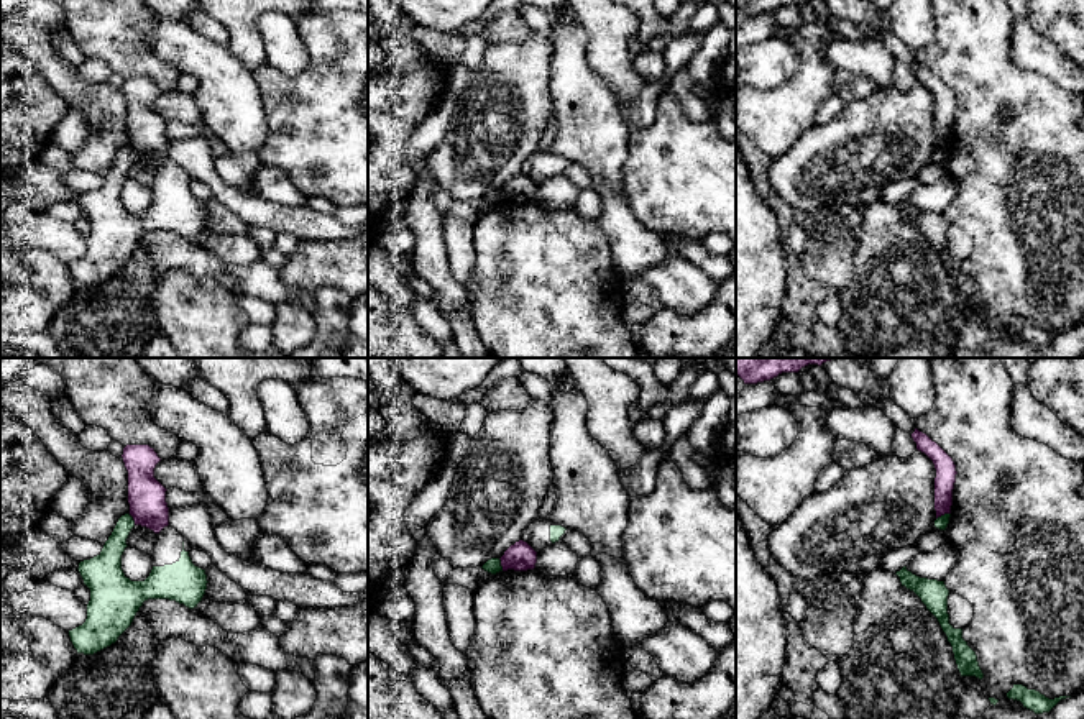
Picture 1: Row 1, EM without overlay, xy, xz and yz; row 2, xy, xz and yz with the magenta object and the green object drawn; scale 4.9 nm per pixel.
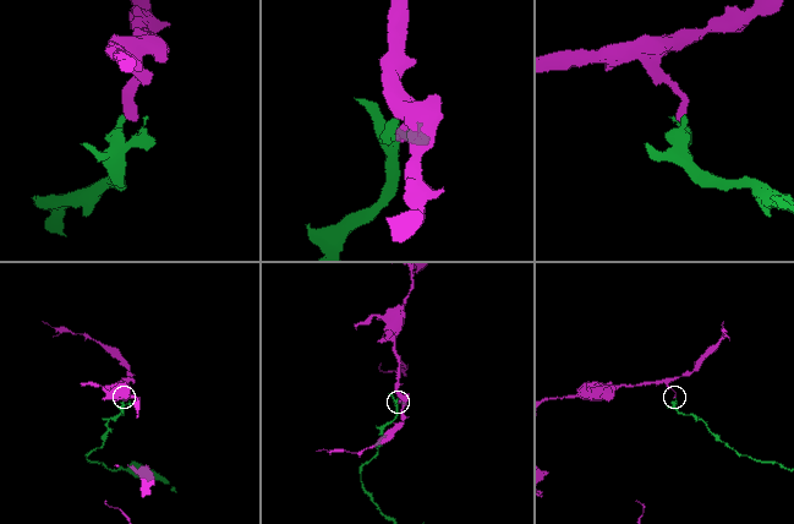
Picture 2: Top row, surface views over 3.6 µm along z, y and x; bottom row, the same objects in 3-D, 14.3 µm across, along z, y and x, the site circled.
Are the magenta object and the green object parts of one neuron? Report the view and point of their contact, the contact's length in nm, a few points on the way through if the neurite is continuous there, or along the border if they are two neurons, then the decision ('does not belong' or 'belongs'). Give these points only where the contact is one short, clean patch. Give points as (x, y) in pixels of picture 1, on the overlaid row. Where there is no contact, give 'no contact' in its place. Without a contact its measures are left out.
yz (943, 514) | 80 nm | along yz (950, 512), (937, 519) | does not belong

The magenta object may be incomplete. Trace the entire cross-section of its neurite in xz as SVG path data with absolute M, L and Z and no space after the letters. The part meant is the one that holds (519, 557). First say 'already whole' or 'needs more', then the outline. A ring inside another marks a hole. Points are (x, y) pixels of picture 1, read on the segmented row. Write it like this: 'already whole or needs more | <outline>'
already whole | M519 540L511 545L499 560L503 571L527 571L535 568L537 552L527 542Z

